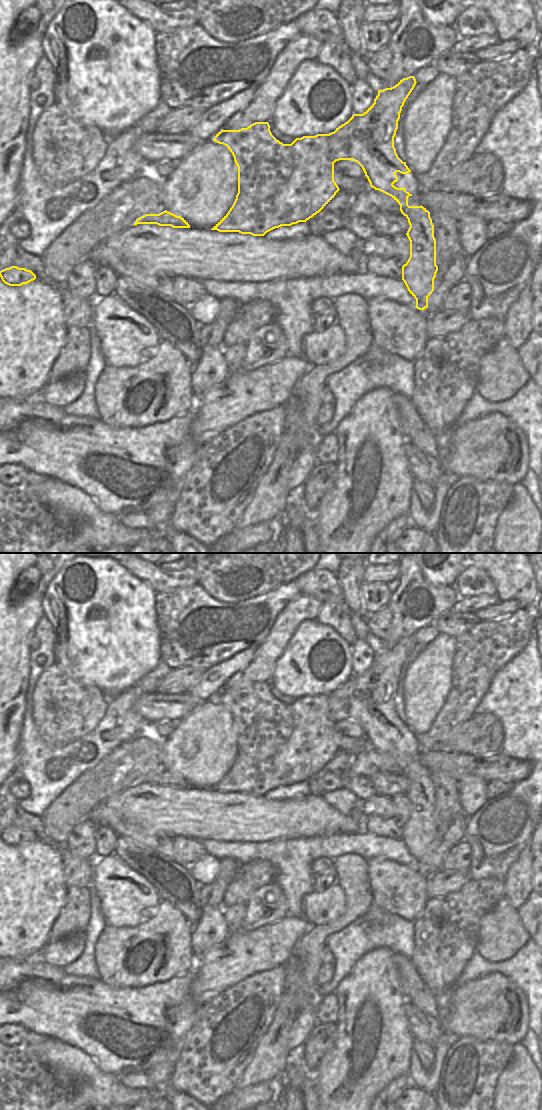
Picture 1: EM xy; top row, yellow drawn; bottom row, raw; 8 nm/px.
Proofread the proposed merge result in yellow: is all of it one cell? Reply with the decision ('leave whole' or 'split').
split

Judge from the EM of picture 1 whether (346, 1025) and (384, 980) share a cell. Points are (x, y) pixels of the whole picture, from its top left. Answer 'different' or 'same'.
same

